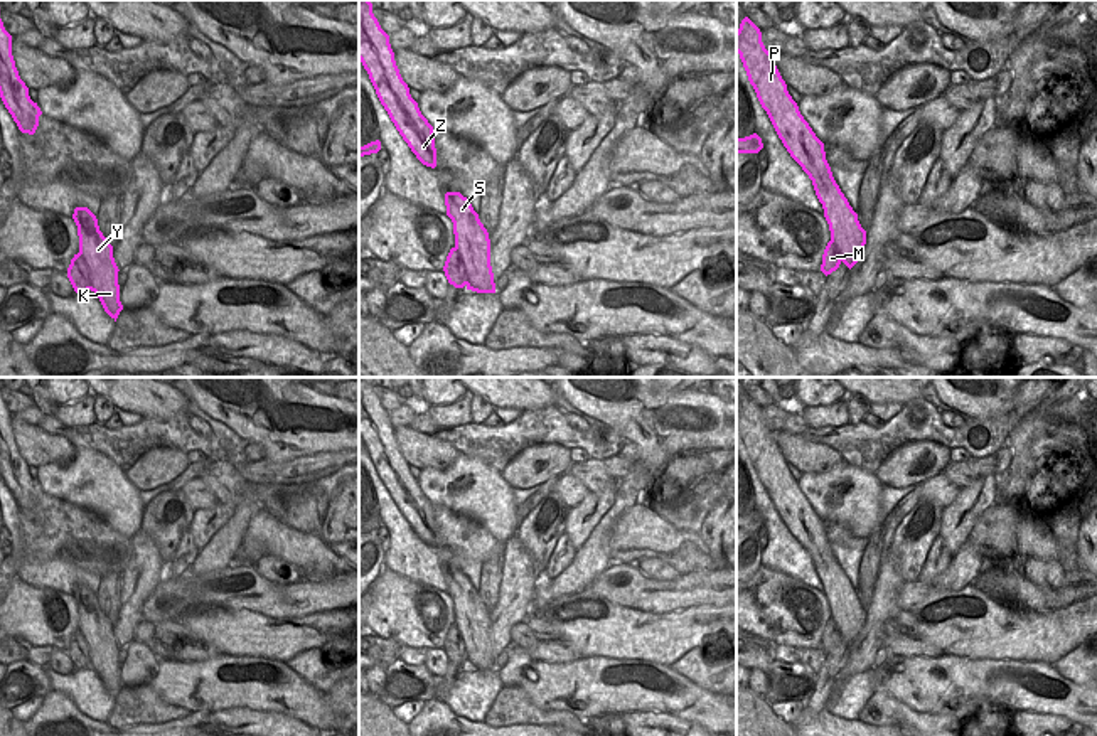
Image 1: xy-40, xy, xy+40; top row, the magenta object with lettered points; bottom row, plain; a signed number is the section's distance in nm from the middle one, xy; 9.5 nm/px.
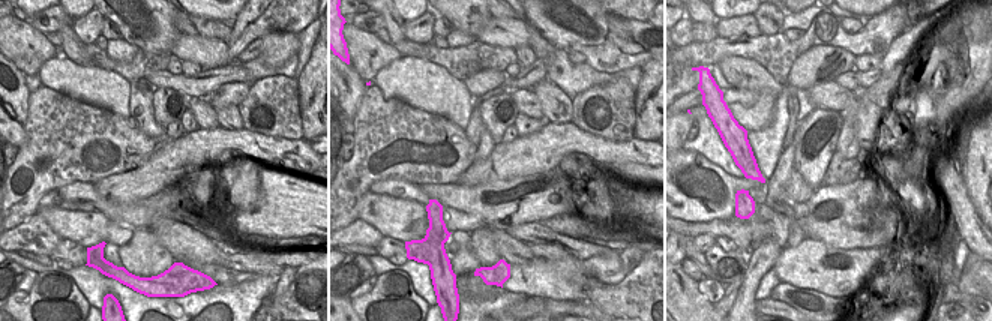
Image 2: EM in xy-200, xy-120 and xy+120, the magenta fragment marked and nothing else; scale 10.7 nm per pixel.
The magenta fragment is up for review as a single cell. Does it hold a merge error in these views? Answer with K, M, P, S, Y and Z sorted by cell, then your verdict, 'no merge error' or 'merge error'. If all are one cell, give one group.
groups K P S Y Z / M; merge error

